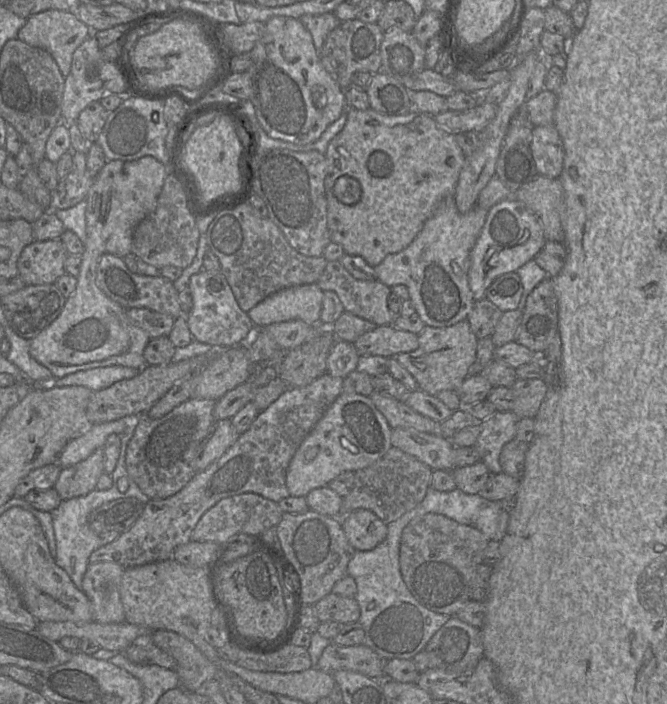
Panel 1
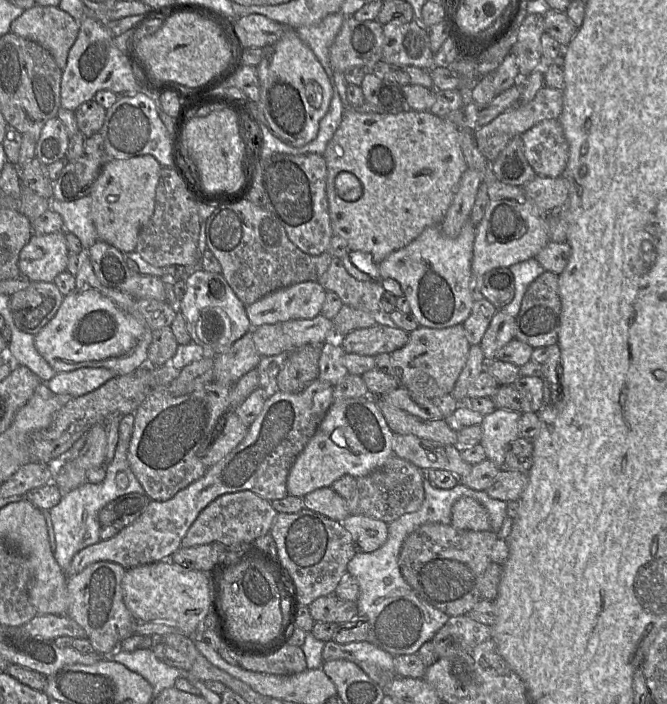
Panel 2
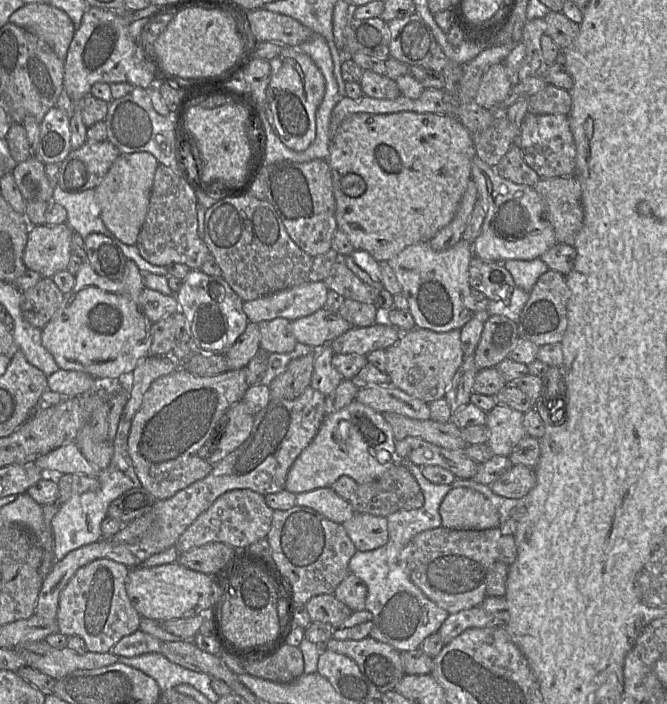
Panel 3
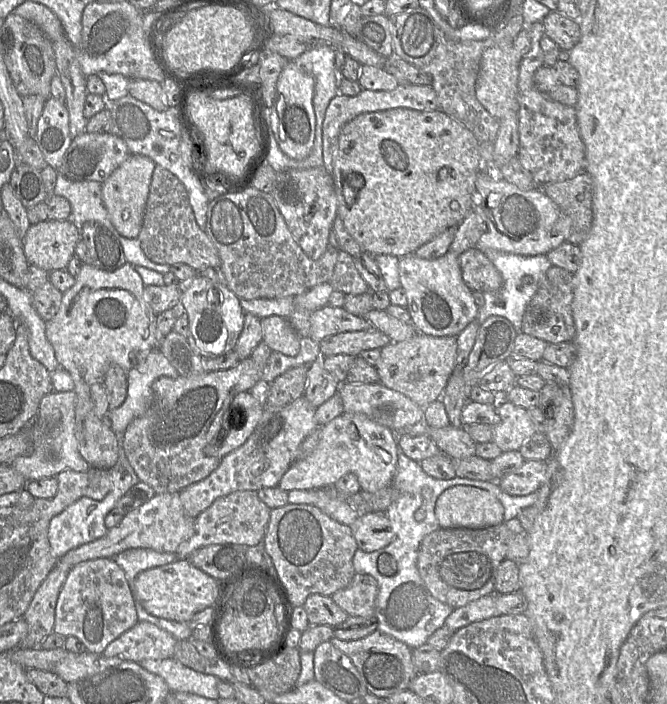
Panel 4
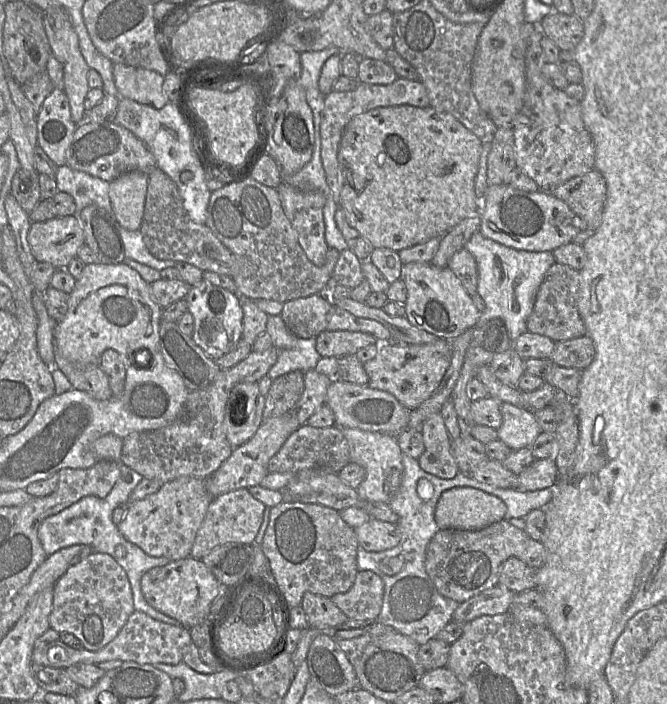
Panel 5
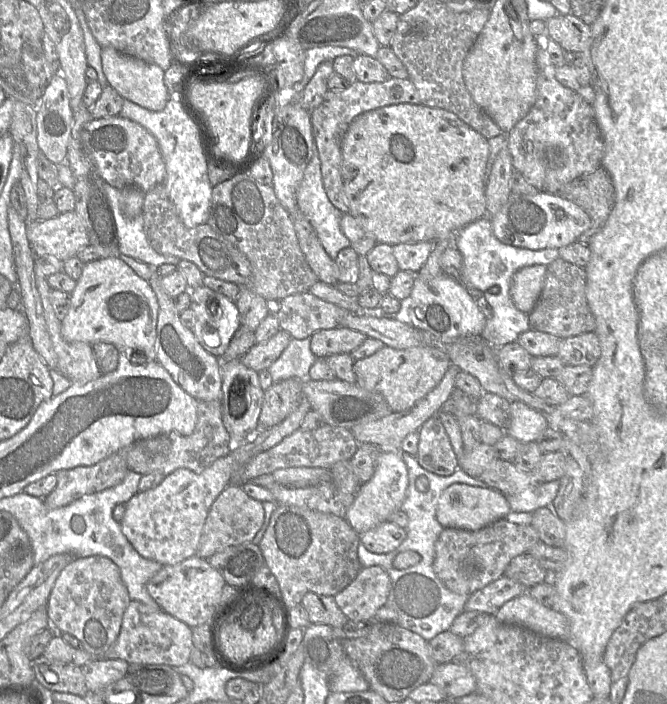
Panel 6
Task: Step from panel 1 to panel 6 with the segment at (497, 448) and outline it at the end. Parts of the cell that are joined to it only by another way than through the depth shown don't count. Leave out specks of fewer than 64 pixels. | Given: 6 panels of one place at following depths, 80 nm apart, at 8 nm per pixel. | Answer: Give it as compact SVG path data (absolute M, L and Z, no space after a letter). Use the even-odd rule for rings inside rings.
M523 402L510 403L509 414L505 434L514 437L523 444L536 441L548 427L544 416Z

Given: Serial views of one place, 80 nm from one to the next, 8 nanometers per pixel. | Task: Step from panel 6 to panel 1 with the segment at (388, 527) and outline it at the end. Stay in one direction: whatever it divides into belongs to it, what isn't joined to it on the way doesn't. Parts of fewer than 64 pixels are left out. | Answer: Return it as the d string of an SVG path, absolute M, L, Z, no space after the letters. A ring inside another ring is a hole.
M356 509L340 519L348 542L356 550L372 550L387 535L388 527L376 514Z

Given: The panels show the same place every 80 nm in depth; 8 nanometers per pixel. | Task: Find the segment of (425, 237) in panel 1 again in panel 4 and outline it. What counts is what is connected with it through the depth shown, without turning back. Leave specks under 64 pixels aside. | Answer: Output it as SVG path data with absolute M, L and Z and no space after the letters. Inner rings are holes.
M450 252L434 259L410 254L399 259L400 287L405 291L407 310L417 332L435 337L456 337L468 324L477 320L478 306L462 278L459 256Z

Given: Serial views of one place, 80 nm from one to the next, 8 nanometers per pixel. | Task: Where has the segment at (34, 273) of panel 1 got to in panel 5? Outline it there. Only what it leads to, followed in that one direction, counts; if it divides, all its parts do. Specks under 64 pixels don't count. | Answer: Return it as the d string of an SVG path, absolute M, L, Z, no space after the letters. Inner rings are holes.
M77 216L53 217L43 222L32 222L27 240L36 262L65 270L84 244L84 232Z

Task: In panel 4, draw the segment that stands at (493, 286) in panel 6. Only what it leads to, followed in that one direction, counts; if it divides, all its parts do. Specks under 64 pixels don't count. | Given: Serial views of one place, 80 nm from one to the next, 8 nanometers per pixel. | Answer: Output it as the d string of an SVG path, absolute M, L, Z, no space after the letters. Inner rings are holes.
M482 250L502 275L503 285L497 293L481 292L485 303L478 310L478 323L481 325L491 316L501 316L509 320L517 332L521 331L526 307L535 295L539 281L552 263L546 255L522 256L495 250Z

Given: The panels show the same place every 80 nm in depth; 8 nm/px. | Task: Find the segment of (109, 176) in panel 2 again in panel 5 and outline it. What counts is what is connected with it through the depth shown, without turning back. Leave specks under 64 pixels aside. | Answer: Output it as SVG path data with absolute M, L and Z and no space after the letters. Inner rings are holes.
M130 171L109 183L109 198L116 221L135 231L141 227L149 174Z

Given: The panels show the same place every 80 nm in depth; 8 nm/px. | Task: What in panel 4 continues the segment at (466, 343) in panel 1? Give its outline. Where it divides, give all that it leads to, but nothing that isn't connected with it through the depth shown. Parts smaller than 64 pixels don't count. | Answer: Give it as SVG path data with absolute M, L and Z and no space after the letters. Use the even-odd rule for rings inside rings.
M417 333L409 340L402 342L390 342L380 349L380 358L375 365L379 375L379 383L387 388L399 392L413 401L417 406L424 408L439 400L447 386L447 383L455 370L457 356L456 337L435 337Z

